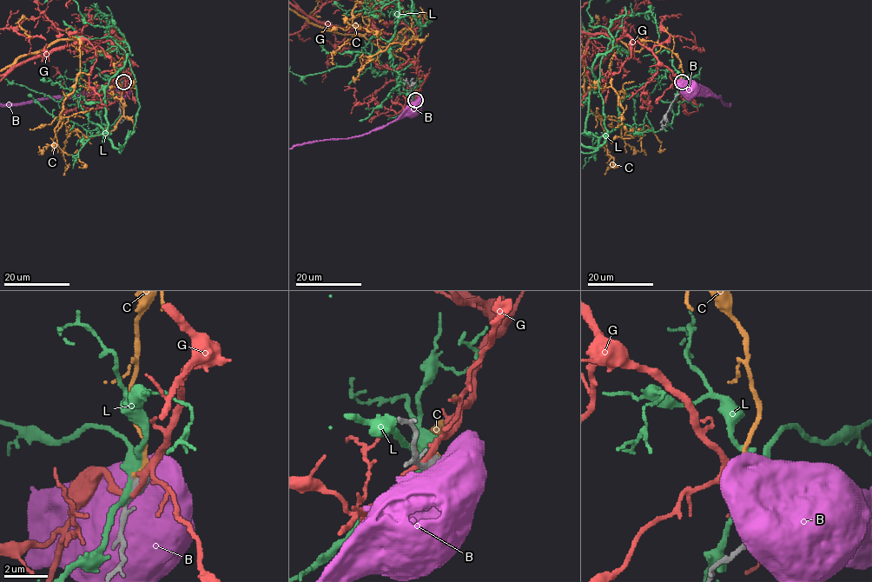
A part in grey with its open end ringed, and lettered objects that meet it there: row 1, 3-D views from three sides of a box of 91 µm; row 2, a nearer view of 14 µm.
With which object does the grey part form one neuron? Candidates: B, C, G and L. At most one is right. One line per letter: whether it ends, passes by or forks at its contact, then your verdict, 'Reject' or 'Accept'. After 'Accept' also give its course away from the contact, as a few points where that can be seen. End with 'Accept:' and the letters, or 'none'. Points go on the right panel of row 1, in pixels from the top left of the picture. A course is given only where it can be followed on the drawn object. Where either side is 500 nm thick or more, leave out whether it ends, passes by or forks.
B: Reject
C: Accept
G: It passes by. Reject
L: Reject
Accept: C

